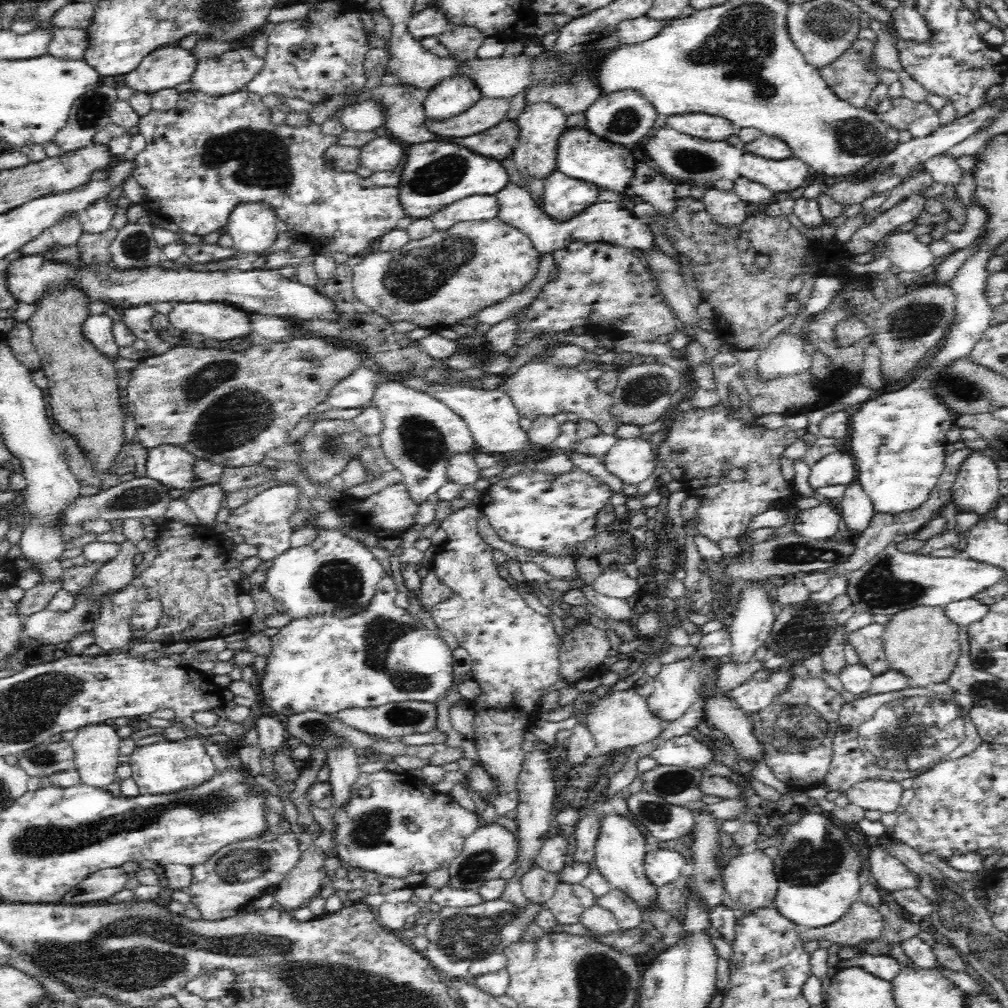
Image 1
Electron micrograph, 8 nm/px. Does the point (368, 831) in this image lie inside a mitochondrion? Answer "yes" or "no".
yes

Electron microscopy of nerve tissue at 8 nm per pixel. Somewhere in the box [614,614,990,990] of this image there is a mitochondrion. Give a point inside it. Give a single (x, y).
(914, 730)

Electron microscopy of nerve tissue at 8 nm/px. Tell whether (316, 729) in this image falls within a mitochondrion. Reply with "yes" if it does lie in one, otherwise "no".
yes

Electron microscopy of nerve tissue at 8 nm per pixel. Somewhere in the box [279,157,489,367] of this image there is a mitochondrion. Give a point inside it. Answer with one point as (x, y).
(412, 277)

